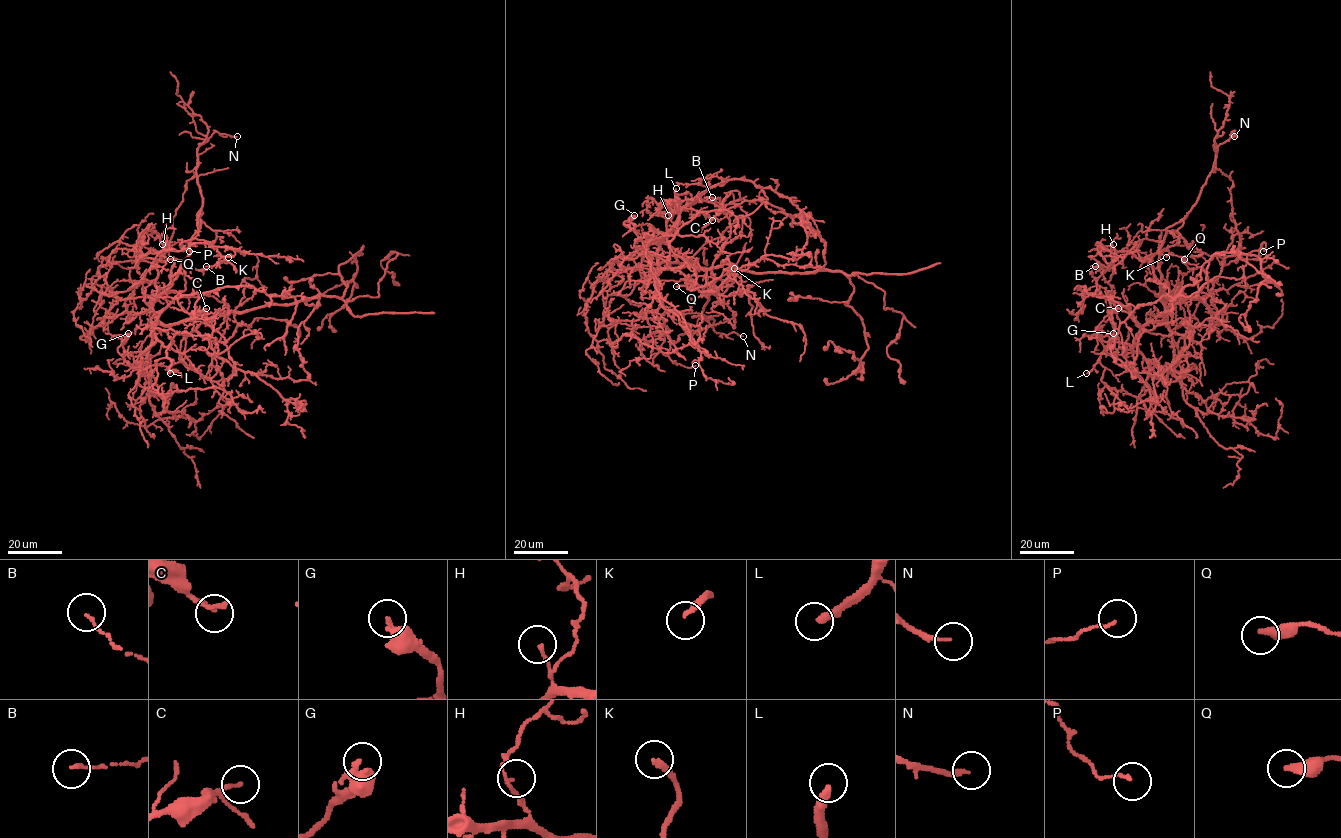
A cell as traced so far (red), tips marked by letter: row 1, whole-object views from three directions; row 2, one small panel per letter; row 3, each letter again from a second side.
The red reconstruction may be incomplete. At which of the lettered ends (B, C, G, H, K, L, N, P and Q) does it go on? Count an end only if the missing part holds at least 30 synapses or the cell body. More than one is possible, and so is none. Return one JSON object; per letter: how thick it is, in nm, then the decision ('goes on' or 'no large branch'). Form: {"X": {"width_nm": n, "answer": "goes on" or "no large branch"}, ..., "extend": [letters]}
{"B": {"width_nm": 110, "answer": "no large branch"}, "C": {"width_nm": 120, "answer": "goes on"}, "G": {"width_nm": 240, "answer": "no large branch"}, "H": {"width_nm": 120, "answer": "no large branch"}, "K": {"width_nm": 200, "answer": "goes on"}, "L": {"width_nm": 320, "answer": "goes on"}, "N": {"width_nm": 140, "answer": "goes on"}, "P": {"width_nm": 100, "answer": "no large branch"}, "Q": {"width_nm": 360, "answer": "no large branch"}, "extend": ["C", "K", "L", "N"]}

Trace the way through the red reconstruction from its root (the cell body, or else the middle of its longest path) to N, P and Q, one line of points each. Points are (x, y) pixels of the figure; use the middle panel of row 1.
N: (709, 268), (659, 266), (695, 260), (704, 267), (703, 290), (708, 300), (703, 318), (716, 333), (743, 336)
P: (709, 268), (655, 271), (670, 341), (668, 356), (687, 368), (695, 365)
Q: (709, 268), (682, 266), (655, 271), (662, 305), (668, 311), (691, 310), (691, 290), (686, 286), (676, 286)

